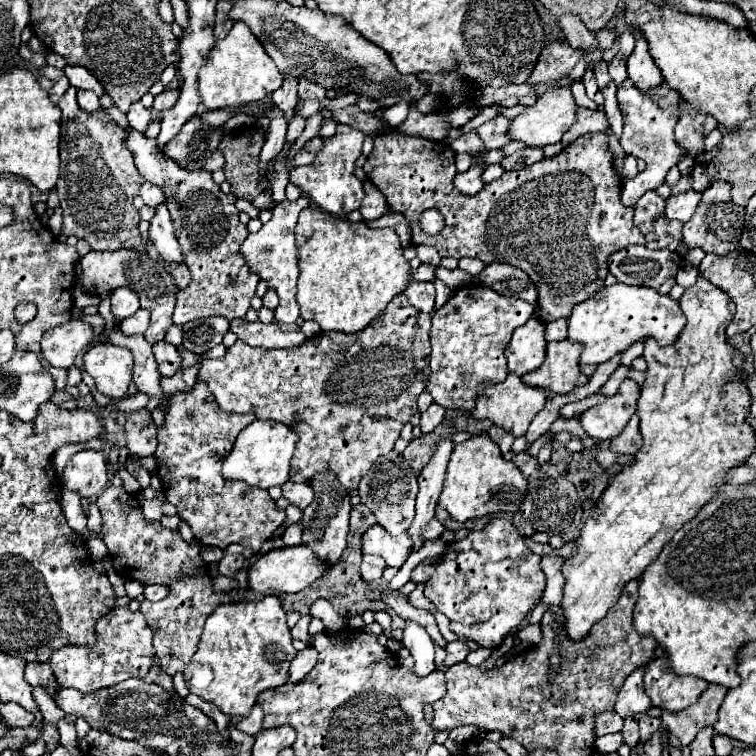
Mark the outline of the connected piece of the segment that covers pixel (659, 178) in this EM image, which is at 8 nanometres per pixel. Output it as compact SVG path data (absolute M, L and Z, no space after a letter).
M629 79L623 81L617 89L617 101L619 109L623 113L623 135L621 135L621 146L627 155L633 155L640 159L645 159L647 169L639 173L633 179L625 179L621 183L621 203L623 205L635 205L641 193L649 189L657 189L663 181L667 171L677 165L679 157L685 153L677 147L673 129L679 121L679 105L681 105L681 95L665 85L665 81L657 87L651 87L649 91L637 89Z

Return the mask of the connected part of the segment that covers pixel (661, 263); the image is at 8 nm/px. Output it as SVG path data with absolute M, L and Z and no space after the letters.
M625 247L609 257L609 273L615 275L619 283L645 285L661 295L667 295L675 285L679 267L681 257L669 249L647 251L645 247Z

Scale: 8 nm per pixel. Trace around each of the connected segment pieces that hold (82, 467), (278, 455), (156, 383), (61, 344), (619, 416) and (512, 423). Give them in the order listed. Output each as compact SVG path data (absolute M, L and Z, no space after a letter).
M79 451L67 461L61 479L67 489L85 499L93 499L109 487L107 459L97 451Z
M253 421L245 427L235 439L233 451L223 461L223 477L239 479L247 485L255 485L261 489L269 489L273 485L283 485L289 477L289 463L293 457L293 449L297 443L297 435L277 421Z
M113 329L107 337L107 341L119 345L119 347L127 347L133 353L135 359L135 369L133 369L133 381L139 389L139 393L145 393L149 399L151 397L161 397L163 389L161 389L161 375L157 373L157 363L153 361L153 353L151 353L151 343L147 343L147 339L143 335L121 335L117 329Z
M75 319L49 329L41 339L41 353L53 367L69 369L81 349L93 341L93 327Z
M625 379L613 397L607 397L605 403L587 409L577 419L589 437L613 439L617 433L621 433L629 417L635 413L637 399L639 385L633 379Z
M509 373L505 381L497 383L497 385L491 385L491 387L485 387L485 391L475 401L475 409L473 409L471 415L475 419L491 419L497 427L507 429L515 437L521 437L521 435L525 435L525 431L529 427L529 421L537 415L537 411L543 409L545 399L547 399L545 389L525 385L515 373Z

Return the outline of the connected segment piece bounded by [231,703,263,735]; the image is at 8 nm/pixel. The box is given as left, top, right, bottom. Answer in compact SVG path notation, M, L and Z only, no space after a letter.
M255 703L253 709L251 709L251 713L245 715L245 717L231 717L231 723L233 723L239 731L243 731L243 733L247 733L247 735L259 733L259 731L263 729L263 709L261 709L261 705Z

